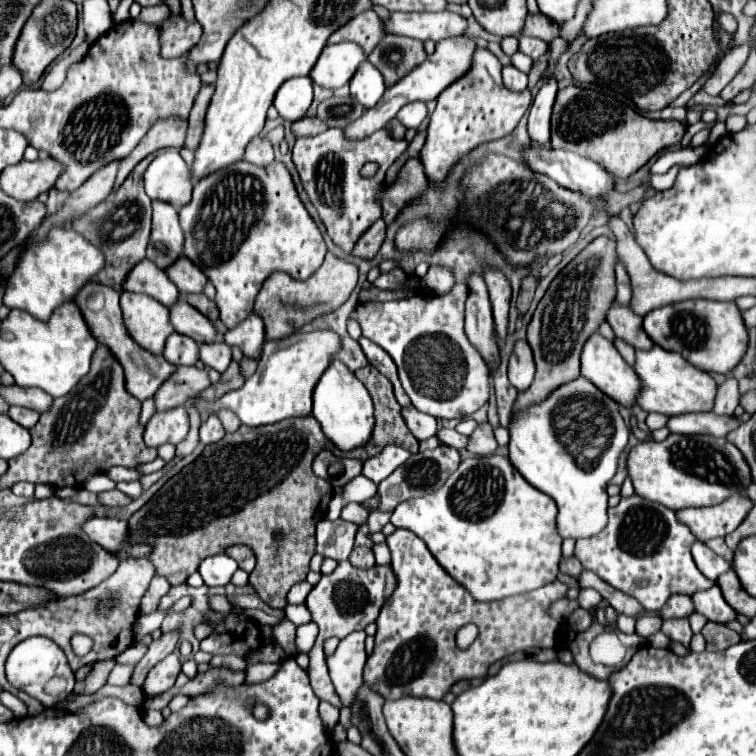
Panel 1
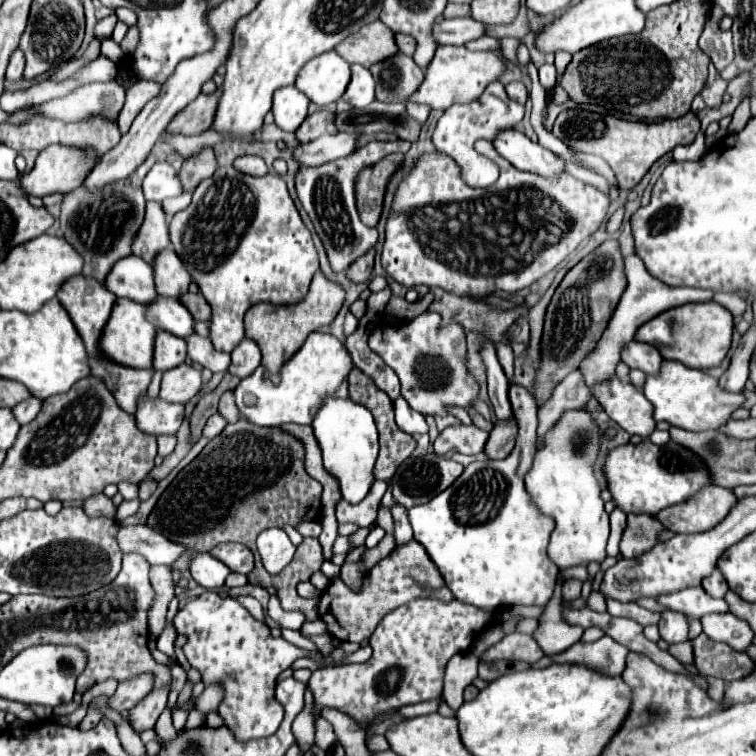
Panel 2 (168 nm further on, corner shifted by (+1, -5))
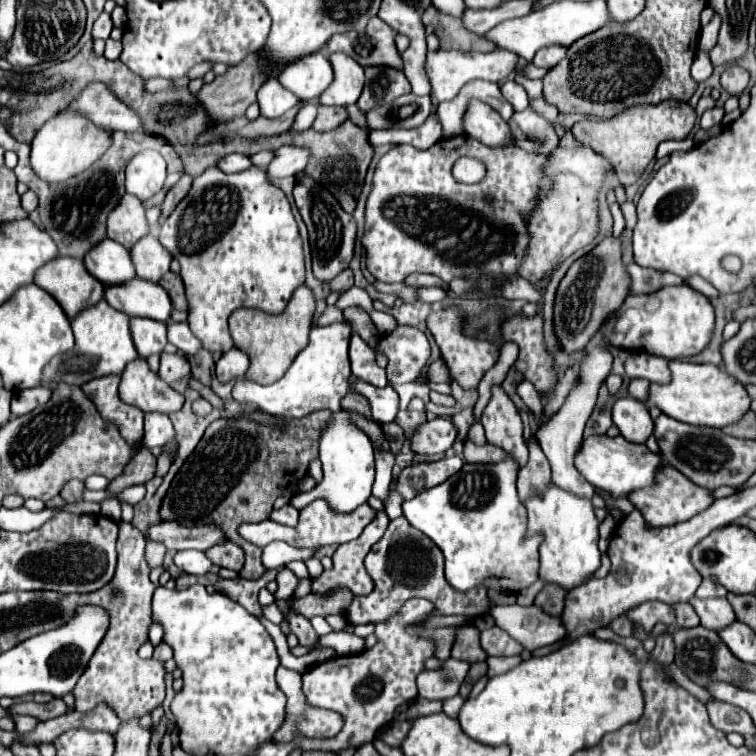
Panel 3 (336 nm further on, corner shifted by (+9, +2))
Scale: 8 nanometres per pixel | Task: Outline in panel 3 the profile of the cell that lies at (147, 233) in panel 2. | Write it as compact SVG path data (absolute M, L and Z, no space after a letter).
M123 195L119 207L107 219L107 237L131 249L141 237L149 233L145 207L135 195Z

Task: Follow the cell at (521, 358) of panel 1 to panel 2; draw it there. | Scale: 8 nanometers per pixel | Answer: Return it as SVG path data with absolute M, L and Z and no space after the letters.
M513 384L509 388L509 400L519 426L517 444L513 452L503 460L479 460L469 464L465 472L447 490L431 498L427 504L413 506L409 510L413 538L425 546L427 554L437 564L453 596L459 602L473 604L485 612L491 612L497 606L515 606L515 604L545 606L545 602L549 602L553 594L559 574L559 568L555 568L555 564L547 556L547 544L555 528L555 520L543 516L539 510L531 506L523 486L523 476L531 468L531 458L535 454L537 404L531 398L531 394L519 384Z

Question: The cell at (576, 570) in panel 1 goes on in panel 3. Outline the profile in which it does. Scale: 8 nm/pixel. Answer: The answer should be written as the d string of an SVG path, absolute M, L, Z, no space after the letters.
M549 583L545 585L545 589L537 595L535 599L535 605L543 607L547 613L551 615L561 615L563 613L563 607L565 607L565 595L567 591L557 585L557 583Z

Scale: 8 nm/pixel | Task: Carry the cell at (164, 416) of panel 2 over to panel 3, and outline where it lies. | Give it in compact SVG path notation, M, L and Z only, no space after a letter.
M137 359L131 367L125 367L121 373L119 397L129 405L139 407L143 413L155 411L171 415L183 407L183 395L163 383L159 375L147 367L145 359Z

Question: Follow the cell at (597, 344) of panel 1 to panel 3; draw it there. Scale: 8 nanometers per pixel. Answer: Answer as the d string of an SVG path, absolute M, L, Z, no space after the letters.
M623 397L613 403L611 409L613 423L619 427L621 435L633 443L645 443L653 433L653 419L643 401L633 397Z

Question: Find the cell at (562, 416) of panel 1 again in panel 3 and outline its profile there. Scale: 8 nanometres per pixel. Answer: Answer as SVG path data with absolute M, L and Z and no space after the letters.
M547 483L547 489L541 495L531 495L523 501L529 511L529 531L541 531L545 535L539 545L539 575L547 583L557 583L565 589L573 589L581 585L587 575L599 569L601 553L597 549L599 541L599 519L595 515L595 507L591 499L581 497L577 493L555 487L555 483Z

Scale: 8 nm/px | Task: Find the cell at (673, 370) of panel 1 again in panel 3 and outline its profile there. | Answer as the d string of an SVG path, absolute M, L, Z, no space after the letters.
M669 361L671 369L671 383L649 385L647 405L659 407L665 415L689 423L689 425L707 425L707 427L725 427L729 423L735 423L743 417L745 411L749 411L749 395L737 379L731 379L725 369L715 365L697 365L687 361Z

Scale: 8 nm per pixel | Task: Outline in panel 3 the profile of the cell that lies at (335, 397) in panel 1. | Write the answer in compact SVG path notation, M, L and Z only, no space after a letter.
M347 411L331 413L331 419L327 421L327 425L321 431L319 459L323 463L323 483L319 483L311 491L295 495L295 499L291 499L293 507L303 509L311 501L323 497L331 503L333 509L337 509L339 513L347 513L371 497L371 487L373 487L373 479L375 479L373 447L371 447L367 433L357 427L357 423L351 419L351 415Z

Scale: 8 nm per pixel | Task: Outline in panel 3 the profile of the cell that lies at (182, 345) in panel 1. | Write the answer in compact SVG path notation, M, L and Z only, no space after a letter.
M131 319L131 337L135 339L139 357L161 355L167 345L167 325L155 323L153 319Z

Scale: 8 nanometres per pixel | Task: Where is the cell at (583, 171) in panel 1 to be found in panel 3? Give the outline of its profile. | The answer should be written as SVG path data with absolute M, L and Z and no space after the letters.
M471 103L467 109L467 123L465 123L467 135L479 139L483 145L489 147L511 147L513 145L513 133L507 121L501 119L501 115L487 107L485 103Z

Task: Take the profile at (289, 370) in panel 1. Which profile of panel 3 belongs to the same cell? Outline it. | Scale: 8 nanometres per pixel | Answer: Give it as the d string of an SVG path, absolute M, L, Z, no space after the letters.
M331 323L327 327L313 327L309 335L309 345L299 351L287 373L275 381L273 385L259 385L247 377L241 377L233 385L233 399L245 405L253 405L269 415L285 417L285 419L299 419L319 409L339 411L339 401L347 393L347 381L351 375L349 369L349 337L351 327L349 323Z

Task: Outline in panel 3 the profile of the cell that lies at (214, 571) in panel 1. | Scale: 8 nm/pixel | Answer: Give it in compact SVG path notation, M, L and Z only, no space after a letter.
M177 551L175 565L189 575L207 575L213 567L203 551Z

